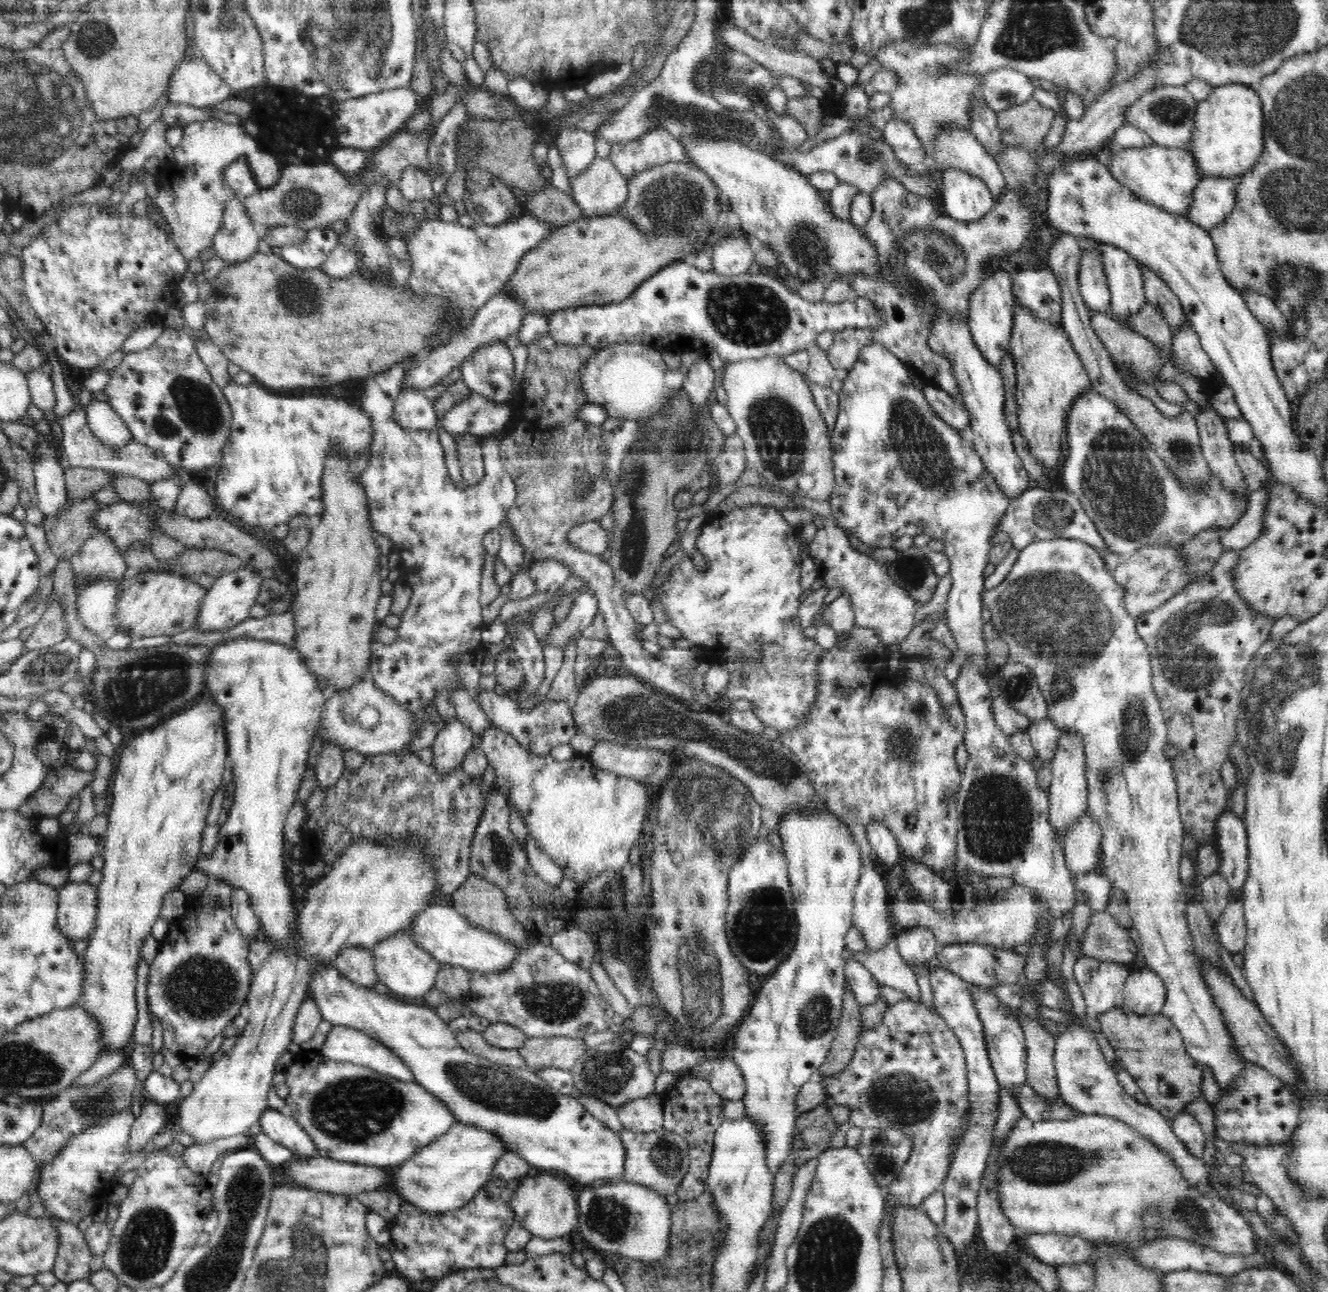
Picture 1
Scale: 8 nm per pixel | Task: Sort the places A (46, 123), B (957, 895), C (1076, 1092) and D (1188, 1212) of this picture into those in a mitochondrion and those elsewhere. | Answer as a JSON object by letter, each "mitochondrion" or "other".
{"A":"mitochondrion","B":"other","C":"other","D":"mitochondrion"}

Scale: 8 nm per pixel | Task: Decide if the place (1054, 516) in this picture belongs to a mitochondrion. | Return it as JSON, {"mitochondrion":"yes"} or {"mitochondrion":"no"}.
{"mitochondrion":"yes"}

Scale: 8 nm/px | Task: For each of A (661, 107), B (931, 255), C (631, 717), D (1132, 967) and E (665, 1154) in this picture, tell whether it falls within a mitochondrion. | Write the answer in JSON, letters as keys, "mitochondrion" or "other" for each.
{"A":"mitochondrion","B":"mitochondrion","C":"mitochondrion","D":"other","E":"mitochondrion"}

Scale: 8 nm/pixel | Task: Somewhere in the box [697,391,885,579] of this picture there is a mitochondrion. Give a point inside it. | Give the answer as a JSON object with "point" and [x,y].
{"point":[779,432]}

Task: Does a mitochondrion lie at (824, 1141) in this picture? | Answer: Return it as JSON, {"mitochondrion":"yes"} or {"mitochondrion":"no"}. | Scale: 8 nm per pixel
{"mitochondrion":"no"}

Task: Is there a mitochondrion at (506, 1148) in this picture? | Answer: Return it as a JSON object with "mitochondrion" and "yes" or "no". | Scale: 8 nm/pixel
{"mitochondrion":"no"}

